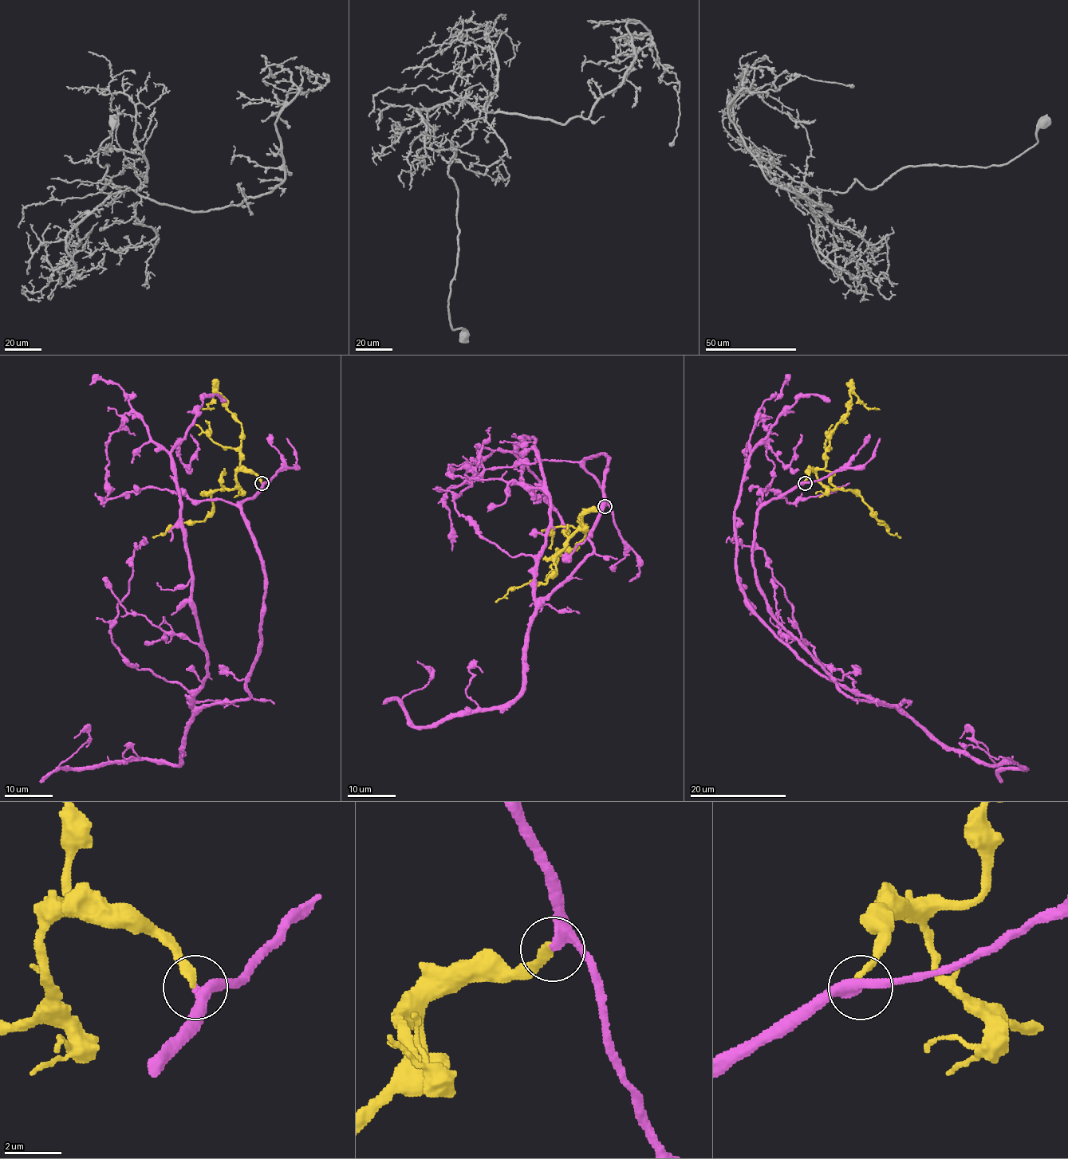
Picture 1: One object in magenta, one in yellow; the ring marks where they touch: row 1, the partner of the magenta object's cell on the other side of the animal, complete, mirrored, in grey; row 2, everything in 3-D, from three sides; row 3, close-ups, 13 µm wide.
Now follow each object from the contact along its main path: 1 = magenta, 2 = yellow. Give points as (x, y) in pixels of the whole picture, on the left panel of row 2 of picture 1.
1: (261, 482), (242, 504), (265, 585), (250, 696), (202, 707), (173, 463), (135, 415), (109, 438), (107, 496)
2: (261, 482), (253, 473), (239, 470), (234, 489), (213, 492), (213, 509), (203, 521), (183, 522), (152, 538)

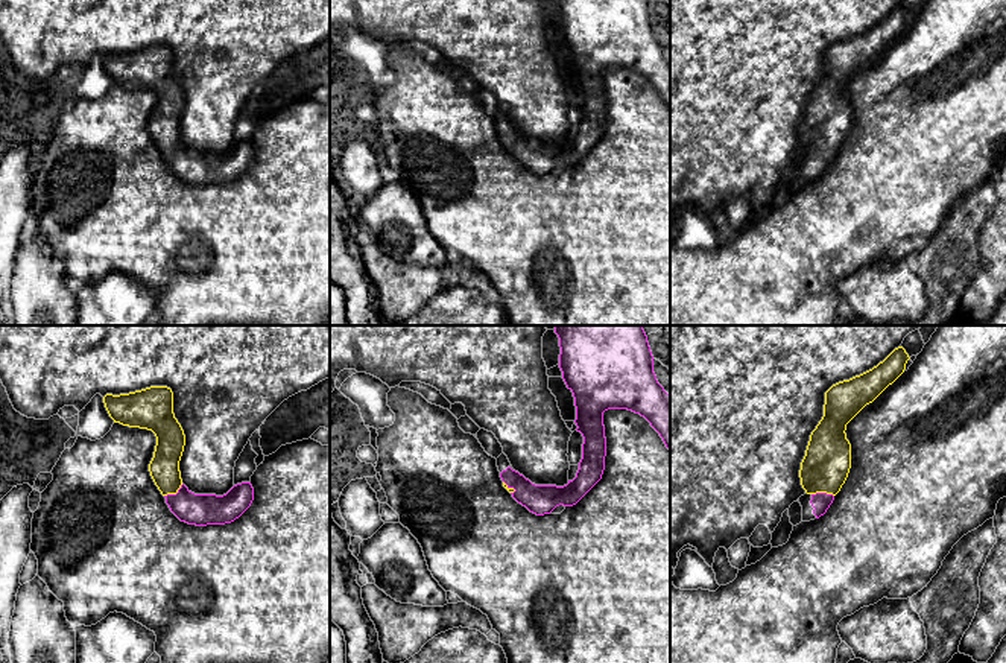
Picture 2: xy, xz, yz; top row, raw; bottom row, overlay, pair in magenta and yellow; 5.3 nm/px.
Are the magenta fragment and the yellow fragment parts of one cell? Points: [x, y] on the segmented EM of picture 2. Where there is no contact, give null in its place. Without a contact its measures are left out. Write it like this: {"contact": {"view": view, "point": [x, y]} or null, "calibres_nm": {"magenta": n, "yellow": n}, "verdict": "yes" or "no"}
{"contact": {"view": "yz", "point": [822, 493]}, "calibres_nm": {"magenta": 100, "yellow": 260}, "verdict": "yes"}

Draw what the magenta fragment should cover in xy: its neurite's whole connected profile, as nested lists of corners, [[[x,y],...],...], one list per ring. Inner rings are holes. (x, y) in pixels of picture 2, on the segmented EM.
[[[167,386],[103,397],[114,423],[152,430],[157,436],[150,476],[170,511],[188,525],[225,525],[239,519],[254,500],[251,482],[234,485],[226,494],[195,494],[181,479],[179,461],[185,435],[173,414],[173,392]]]

